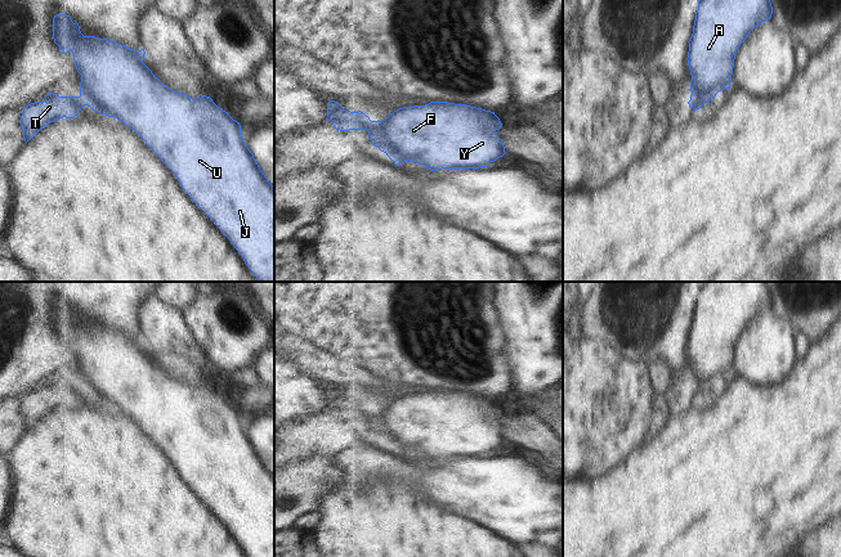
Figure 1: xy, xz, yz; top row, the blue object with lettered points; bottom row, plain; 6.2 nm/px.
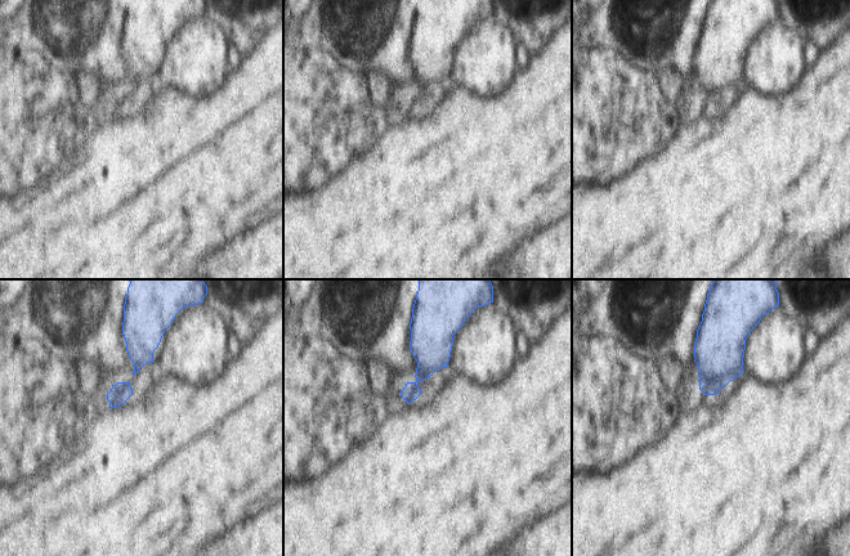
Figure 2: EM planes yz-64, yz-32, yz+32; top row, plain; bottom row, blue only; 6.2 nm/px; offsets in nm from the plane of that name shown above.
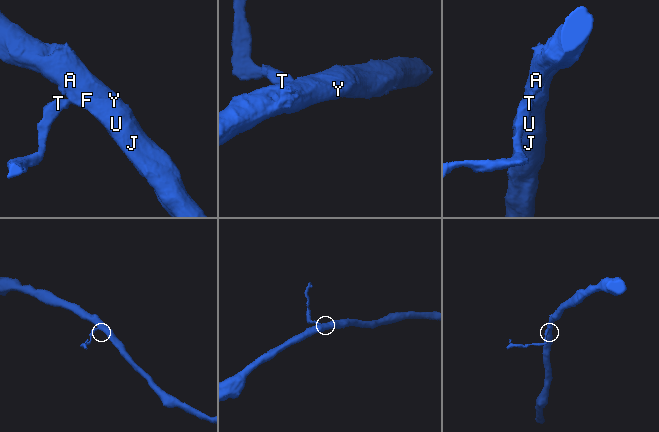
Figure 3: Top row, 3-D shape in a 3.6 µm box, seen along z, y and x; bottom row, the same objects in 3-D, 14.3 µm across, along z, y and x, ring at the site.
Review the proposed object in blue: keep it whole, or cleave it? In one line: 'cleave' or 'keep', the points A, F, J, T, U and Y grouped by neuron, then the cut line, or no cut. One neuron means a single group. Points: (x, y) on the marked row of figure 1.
cleave | A F J U Y / T | xy (79, 97), (84, 104)

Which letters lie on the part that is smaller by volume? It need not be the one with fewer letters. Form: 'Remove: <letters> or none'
Remove: T

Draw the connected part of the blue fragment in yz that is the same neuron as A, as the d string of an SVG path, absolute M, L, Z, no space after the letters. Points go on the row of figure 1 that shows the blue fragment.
M698 0L686 58L692 102L702 108L719 91L730 89L738 48L771 14L770 0Z

